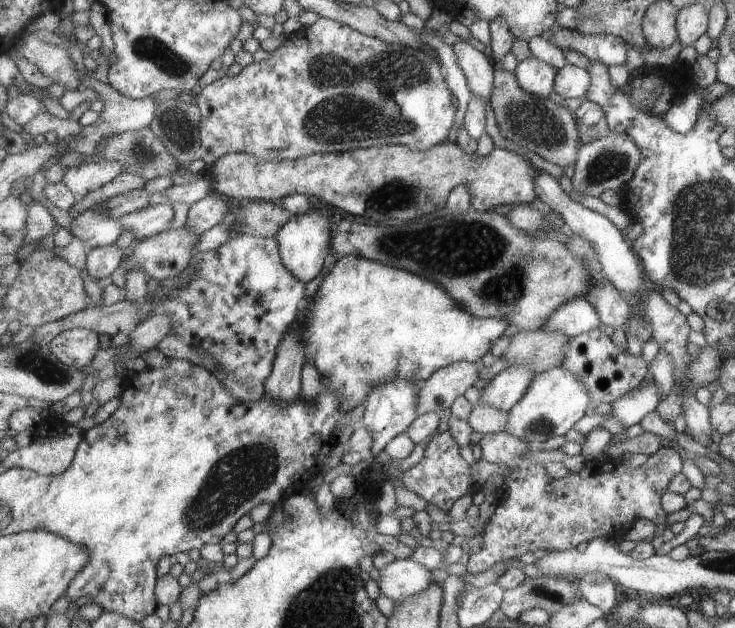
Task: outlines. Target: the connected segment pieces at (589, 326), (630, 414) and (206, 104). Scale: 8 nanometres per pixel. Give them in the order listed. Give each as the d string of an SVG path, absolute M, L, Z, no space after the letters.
M588 297L575 298L573 302L562 306L561 310L557 310L545 330L547 332L559 332L567 336L579 336L591 330L604 328L599 312L591 306Z
M644 382L637 389L627 393L618 401L613 403L609 416L619 418L627 428L639 424L647 414L657 411L657 406L661 402L661 390L655 382Z
M320 17L312 25L301 26L296 32L286 37L285 44L270 54L265 61L253 61L247 65L237 75L224 77L213 81L210 85L202 88L196 96L196 105L201 107L203 120L199 128L199 138L201 138L201 149L199 155L201 159L211 166L221 157L229 153L247 153L265 158L265 160L297 160L306 158L313 154L342 153L347 150L366 149L371 147L382 147L385 145L401 145L411 148L411 150L426 151L437 144L447 142L449 132L455 124L455 112L457 107L453 104L453 92L451 92L444 66L433 54L411 48L407 44L390 43L379 38L373 38L366 34L361 34L358 30L342 24L334 19Z

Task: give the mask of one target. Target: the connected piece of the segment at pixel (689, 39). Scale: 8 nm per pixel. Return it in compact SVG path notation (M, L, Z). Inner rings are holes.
M702 1L681 8L677 26L680 44L693 47L709 30L709 9L703 6Z

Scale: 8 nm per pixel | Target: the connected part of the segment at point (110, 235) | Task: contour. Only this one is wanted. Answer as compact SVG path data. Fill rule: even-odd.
M93 205L74 218L73 228L68 232L82 242L86 253L99 246L111 246L125 232L119 218L99 218L101 205Z

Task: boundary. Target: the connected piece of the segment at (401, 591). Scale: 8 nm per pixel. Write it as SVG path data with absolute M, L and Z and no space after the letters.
M410 559L388 562L379 570L380 594L401 601L407 596L425 592L433 584L433 572L427 566Z

